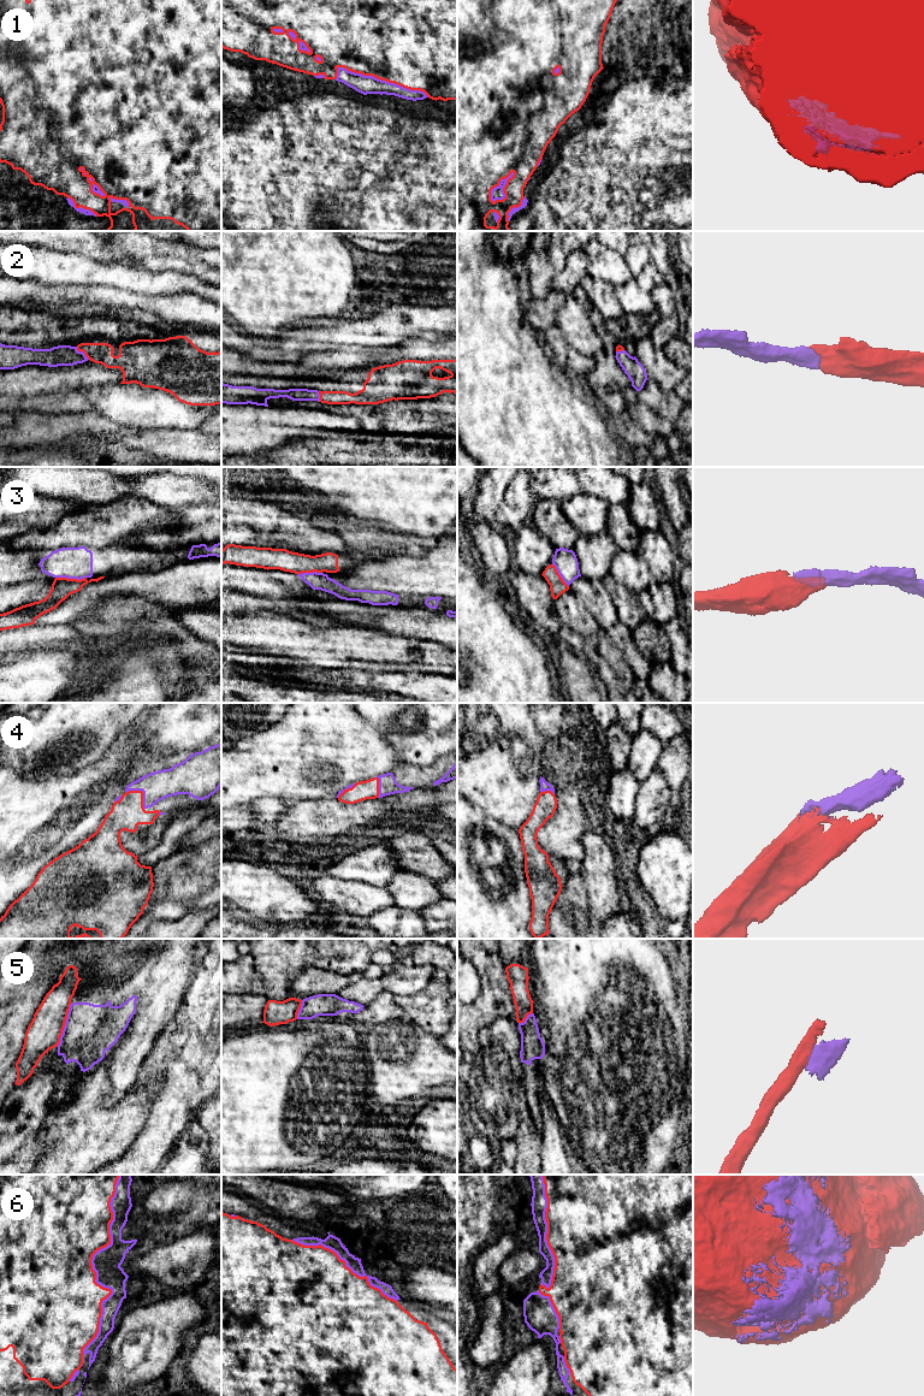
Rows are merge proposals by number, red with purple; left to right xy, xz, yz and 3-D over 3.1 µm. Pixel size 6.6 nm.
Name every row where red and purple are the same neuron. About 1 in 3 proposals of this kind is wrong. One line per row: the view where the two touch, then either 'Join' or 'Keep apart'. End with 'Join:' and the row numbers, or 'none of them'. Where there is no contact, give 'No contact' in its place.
1: Touches red in xz. Join
2: Touches red in xy. Join
3: Touches red in xy. Join
4: Touches red in xy. Join
5: Touches red in xy. Keep apart
6: Touches red in xy. Keep apart
Join: 1, 2, 3, 4

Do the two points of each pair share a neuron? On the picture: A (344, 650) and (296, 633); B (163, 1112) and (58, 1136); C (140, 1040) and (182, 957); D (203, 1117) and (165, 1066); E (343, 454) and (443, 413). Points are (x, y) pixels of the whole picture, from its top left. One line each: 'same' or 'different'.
A: same
B: different
C: same
D: same
E: different

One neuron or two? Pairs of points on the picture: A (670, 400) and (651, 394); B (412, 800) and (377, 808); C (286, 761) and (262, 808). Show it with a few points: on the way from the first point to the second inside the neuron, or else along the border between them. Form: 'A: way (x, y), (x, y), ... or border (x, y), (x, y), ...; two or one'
A: way (665, 400), (656, 398); one
B: way (403, 800), (385, 803); one
C: border (279, 797), (260, 797), (243, 805); two

